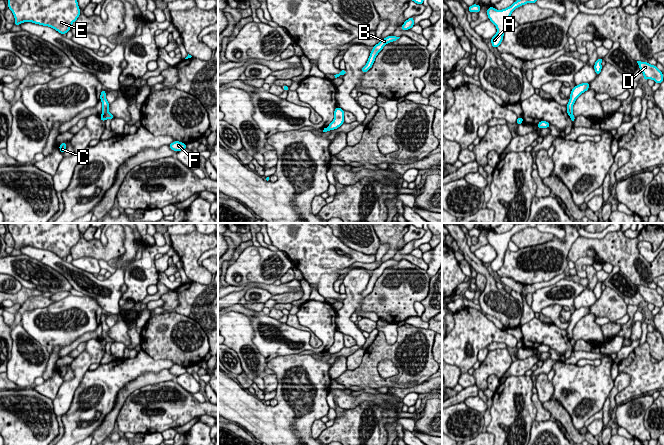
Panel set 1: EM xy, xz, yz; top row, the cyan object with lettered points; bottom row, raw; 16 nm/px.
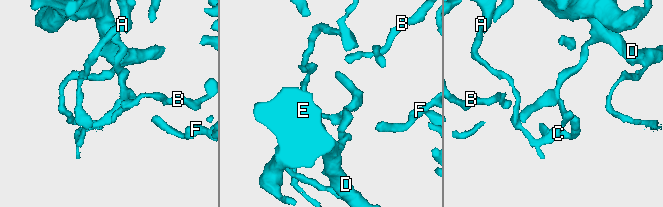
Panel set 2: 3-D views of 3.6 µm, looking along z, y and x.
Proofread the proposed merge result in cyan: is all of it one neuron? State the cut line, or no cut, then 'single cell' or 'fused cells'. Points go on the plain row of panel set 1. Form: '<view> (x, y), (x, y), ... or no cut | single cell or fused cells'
xy (102, 337), (106, 342) | fused cells

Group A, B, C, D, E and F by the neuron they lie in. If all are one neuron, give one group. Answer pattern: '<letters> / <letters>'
A B C / D E F

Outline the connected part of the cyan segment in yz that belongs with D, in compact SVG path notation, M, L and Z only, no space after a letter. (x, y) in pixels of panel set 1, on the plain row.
M637 285L641 296L644 299L643 304L652 303L655 307L661 308L663 303L663 297L660 295L656 289L651 289L648 286Z

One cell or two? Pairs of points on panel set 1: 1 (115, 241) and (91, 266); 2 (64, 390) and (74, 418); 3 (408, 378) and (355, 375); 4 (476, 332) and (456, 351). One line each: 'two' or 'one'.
1: two
2: two
3: one
4: one

